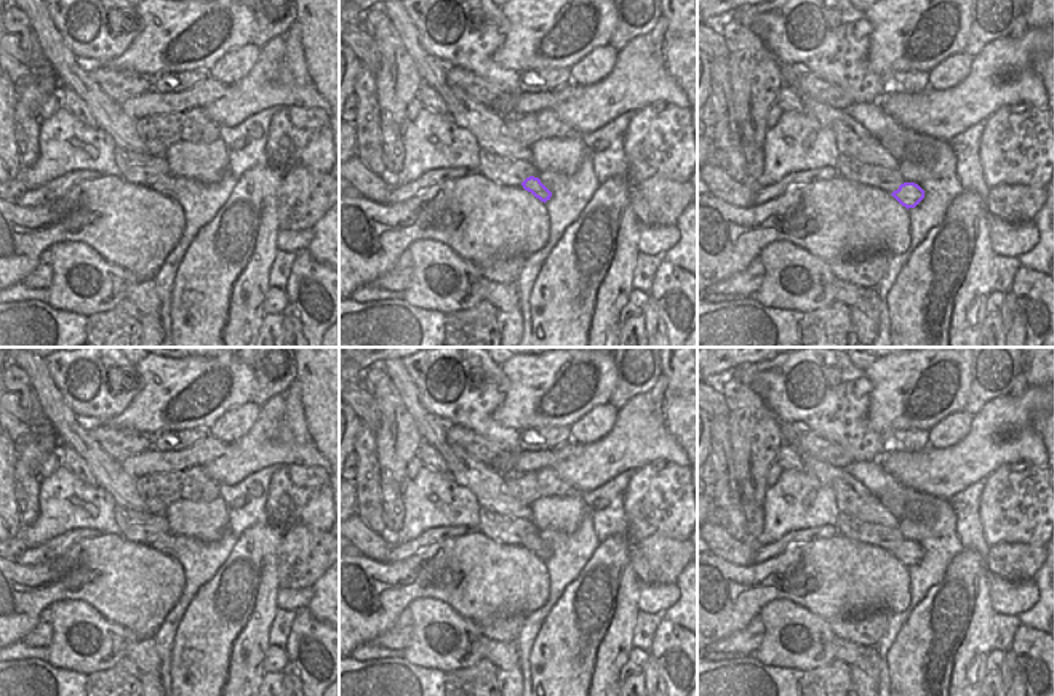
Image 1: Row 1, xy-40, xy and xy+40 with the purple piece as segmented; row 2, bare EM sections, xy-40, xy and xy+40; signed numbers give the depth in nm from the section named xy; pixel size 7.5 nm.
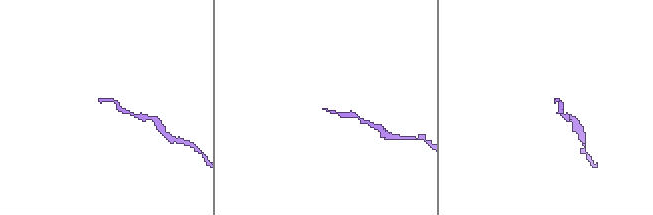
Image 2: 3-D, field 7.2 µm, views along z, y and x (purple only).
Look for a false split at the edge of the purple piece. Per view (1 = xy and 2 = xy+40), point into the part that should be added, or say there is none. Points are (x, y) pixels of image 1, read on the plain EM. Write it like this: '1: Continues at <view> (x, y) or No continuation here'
1: No continuation here
2: No continuation here.

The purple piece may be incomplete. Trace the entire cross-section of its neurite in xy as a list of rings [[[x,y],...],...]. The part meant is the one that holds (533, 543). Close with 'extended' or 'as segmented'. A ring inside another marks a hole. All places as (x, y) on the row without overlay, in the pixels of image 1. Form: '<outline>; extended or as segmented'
[[[529,534],[521,541],[523,547],[531,550],[541,560],[547,560],[552,555],[552,550],[541,541],[539,536]]]; as segmented

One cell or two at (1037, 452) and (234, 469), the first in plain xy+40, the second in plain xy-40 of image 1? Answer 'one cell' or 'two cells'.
one cell

